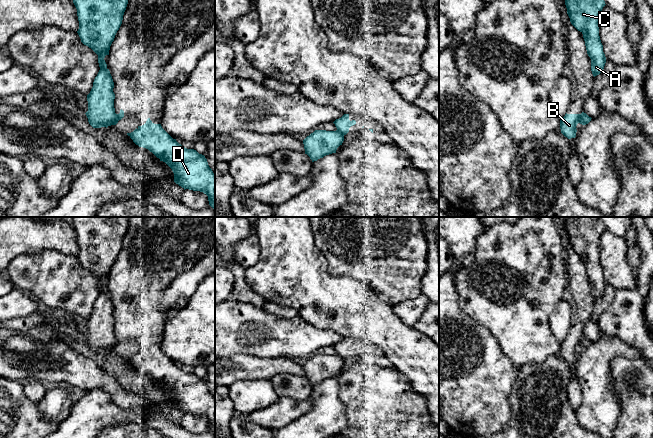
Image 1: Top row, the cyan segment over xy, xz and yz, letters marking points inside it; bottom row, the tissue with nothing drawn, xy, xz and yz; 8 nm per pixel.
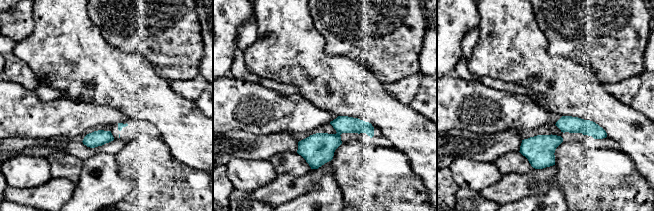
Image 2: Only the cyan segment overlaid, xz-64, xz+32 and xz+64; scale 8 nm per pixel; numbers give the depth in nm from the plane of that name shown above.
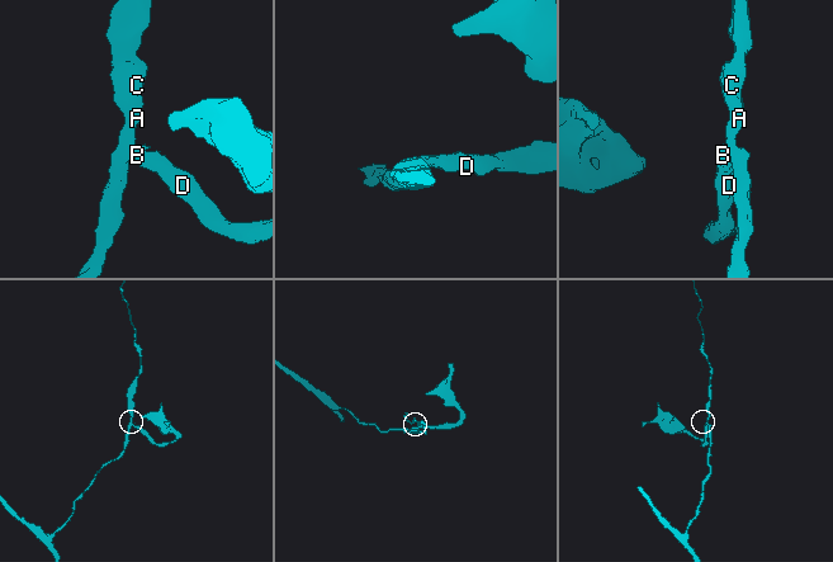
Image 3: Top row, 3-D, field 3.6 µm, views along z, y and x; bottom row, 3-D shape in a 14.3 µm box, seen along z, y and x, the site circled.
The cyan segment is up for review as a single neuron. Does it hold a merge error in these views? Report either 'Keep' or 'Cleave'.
Cleave

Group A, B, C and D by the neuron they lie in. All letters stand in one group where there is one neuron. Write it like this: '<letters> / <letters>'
A C / B D

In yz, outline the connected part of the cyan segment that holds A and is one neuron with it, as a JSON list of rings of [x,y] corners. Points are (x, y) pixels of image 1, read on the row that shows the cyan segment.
[[[565,0],[571,24],[583,34],[587,54],[591,59],[593,76],[599,75],[605,66],[606,57],[599,36],[599,19],[604,0]]]

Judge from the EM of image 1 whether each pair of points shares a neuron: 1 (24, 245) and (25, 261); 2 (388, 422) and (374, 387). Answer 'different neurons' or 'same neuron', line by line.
1: different neurons
2: same neuron

